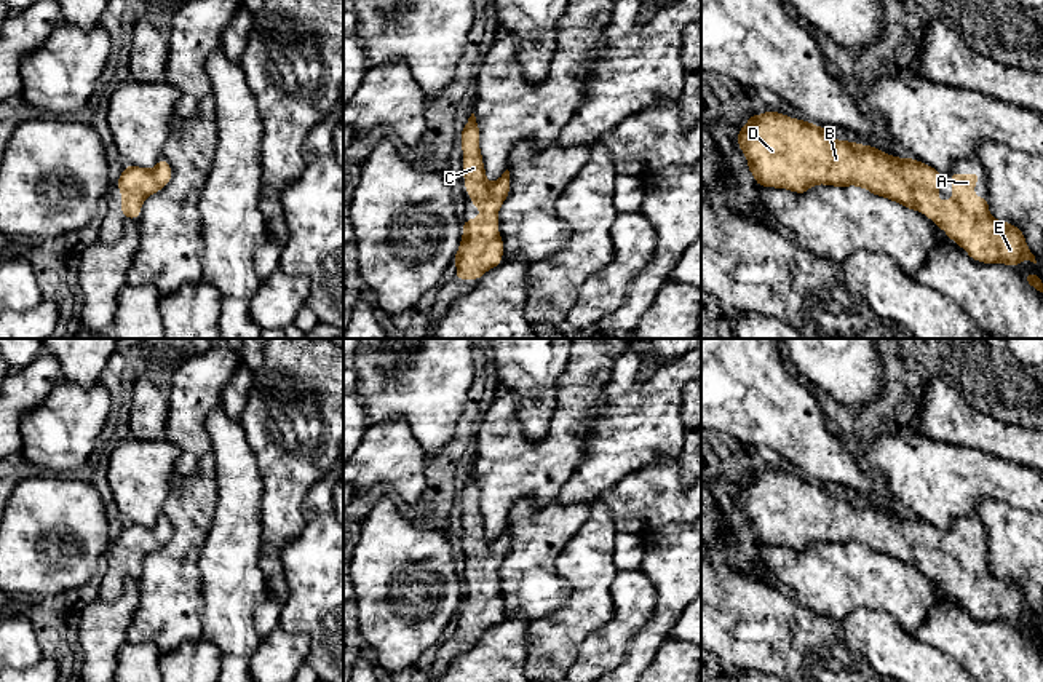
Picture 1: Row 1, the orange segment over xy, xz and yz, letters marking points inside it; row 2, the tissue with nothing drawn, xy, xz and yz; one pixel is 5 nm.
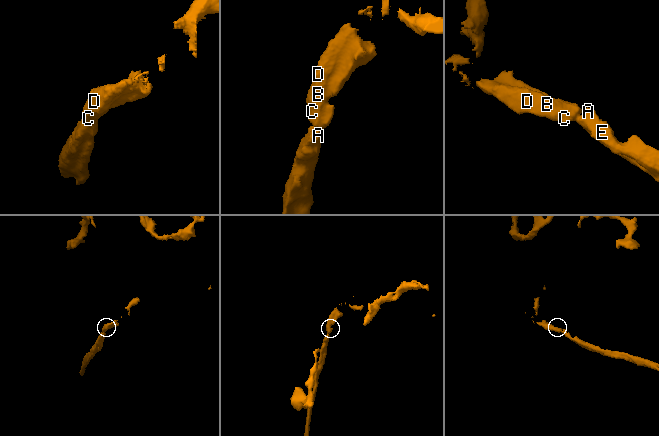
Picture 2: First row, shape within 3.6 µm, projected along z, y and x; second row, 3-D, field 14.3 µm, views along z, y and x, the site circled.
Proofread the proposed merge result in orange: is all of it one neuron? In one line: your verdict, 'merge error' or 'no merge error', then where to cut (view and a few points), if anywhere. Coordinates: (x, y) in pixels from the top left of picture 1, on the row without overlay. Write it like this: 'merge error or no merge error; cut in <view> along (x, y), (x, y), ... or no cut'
no merge error; no cut

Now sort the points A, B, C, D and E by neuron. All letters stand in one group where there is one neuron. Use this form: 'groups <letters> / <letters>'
groups A B C D E

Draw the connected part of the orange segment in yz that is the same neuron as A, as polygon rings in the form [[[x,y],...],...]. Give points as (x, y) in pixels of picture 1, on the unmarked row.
[[[767,468],[763,473],[749,473],[748,482],[738,489],[738,503],[748,516],[748,525],[757,543],[787,546],[800,553],[816,541],[858,543],[923,570],[978,620],[1019,625],[1022,617],[1029,617],[1037,621],[1022,588],[1009,580],[995,578],[989,570],[987,554],[973,554],[974,540],[982,538],[978,530],[968,533],[950,530],[954,551],[952,559],[946,561],[936,556],[942,532],[934,525],[907,514],[886,513],[874,503],[835,498],[829,489],[818,482],[773,468]]]

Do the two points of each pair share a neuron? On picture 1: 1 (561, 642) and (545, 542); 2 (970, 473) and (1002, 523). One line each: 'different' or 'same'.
1: different
2: different

